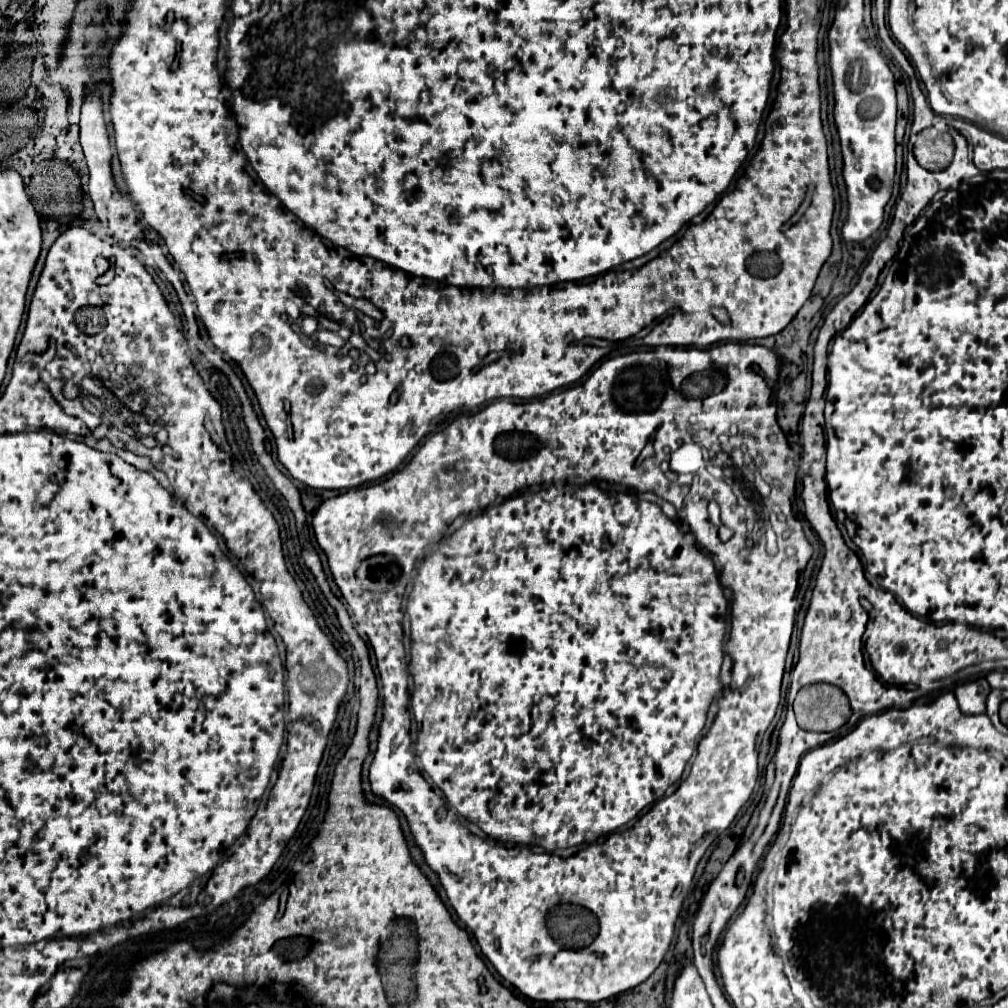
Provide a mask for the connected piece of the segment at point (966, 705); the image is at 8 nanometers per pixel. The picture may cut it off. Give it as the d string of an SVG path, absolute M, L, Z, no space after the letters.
M977 678L973 682L957 686L955 696L957 696L959 708L967 714L983 714L989 690L991 690L991 686L987 684L985 678Z

